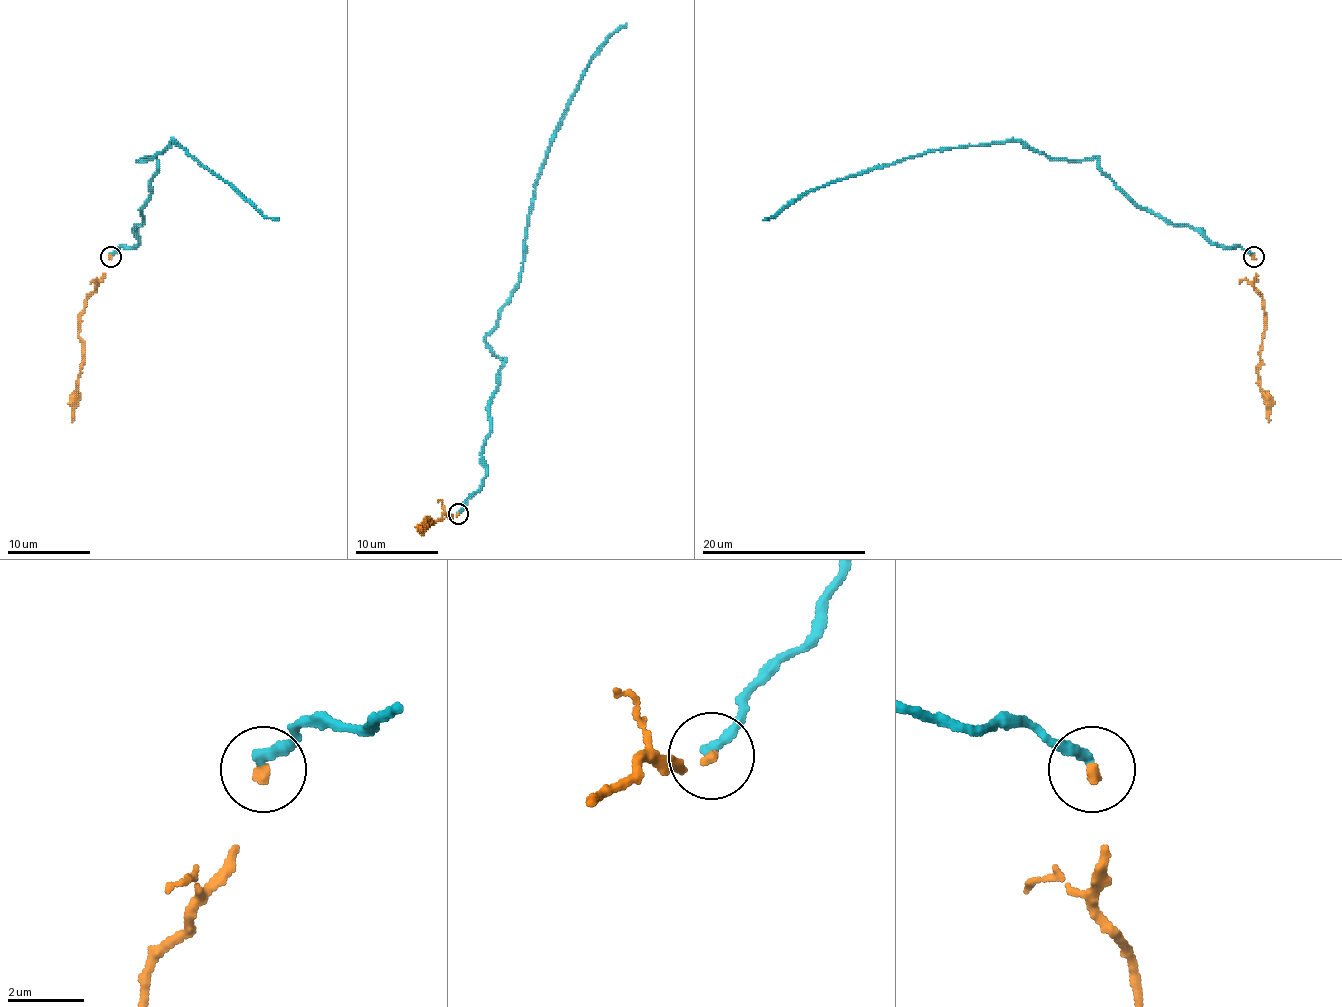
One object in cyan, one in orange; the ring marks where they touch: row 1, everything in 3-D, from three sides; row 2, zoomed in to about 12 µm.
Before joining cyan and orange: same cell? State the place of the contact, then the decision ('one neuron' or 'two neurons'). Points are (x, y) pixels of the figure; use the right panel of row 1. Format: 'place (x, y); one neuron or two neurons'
place (1253, 256); two neurons

